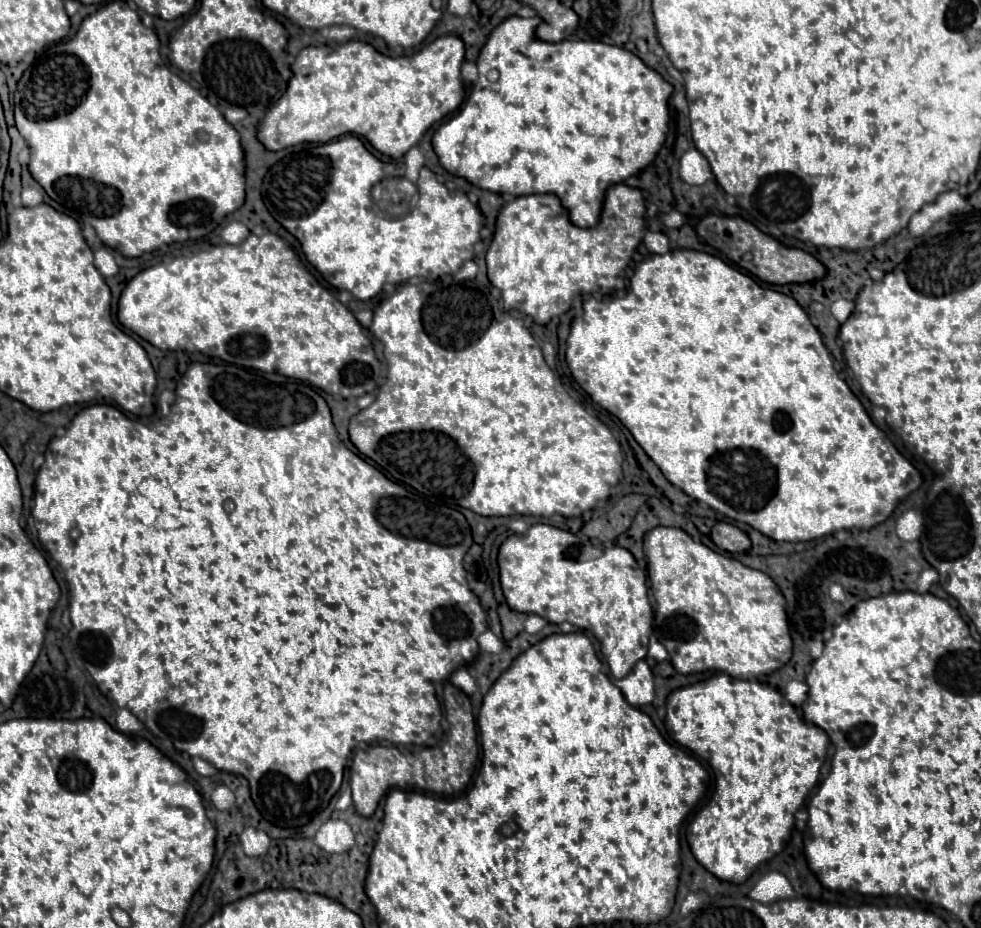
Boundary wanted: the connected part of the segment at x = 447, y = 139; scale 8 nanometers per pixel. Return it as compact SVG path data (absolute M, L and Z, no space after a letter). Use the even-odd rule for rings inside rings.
M510 16L508 20L504 20L500 26L496 26L488 38L488 42L484 44L484 48L480 50L478 56L478 70L491 70L487 73L485 80L481 80L480 76L475 84L472 84L472 94L468 96L468 100L462 104L462 108L446 122L440 124L440 128L434 132L432 144L434 150L440 158L440 164L456 176L466 178L468 182L472 182L478 188L496 192L496 194L512 194L512 196L522 196L522 194L544 194L544 192L552 192L560 198L562 206L570 212L570 220L572 224L580 226L580 228L588 228L588 226L596 226L600 220L600 212L602 212L602 202L606 196L606 190L618 182L624 182L628 176L640 172L642 168L646 168L654 156L658 154L658 150L664 144L666 132L668 132L668 98L672 96L672 84L668 84L656 70L652 70L650 66L646 66L636 54L618 48L618 46L610 46L604 42L594 42L594 40L567 39L556 44L544 42L540 38L536 38L536 26L540 24L540 18L520 18L520 16ZM500 72L500 80L493 82L493 73Z

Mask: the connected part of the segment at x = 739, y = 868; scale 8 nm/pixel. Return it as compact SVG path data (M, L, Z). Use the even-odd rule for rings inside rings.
M714 674L704 682L674 690L668 696L666 708L666 726L672 738L698 758L708 760L716 776L716 794L688 826L692 854L716 878L742 884L760 862L774 858L790 838L794 814L818 782L828 752L828 736L822 728L806 724L798 710L778 690L754 679L734 679L728 674Z

